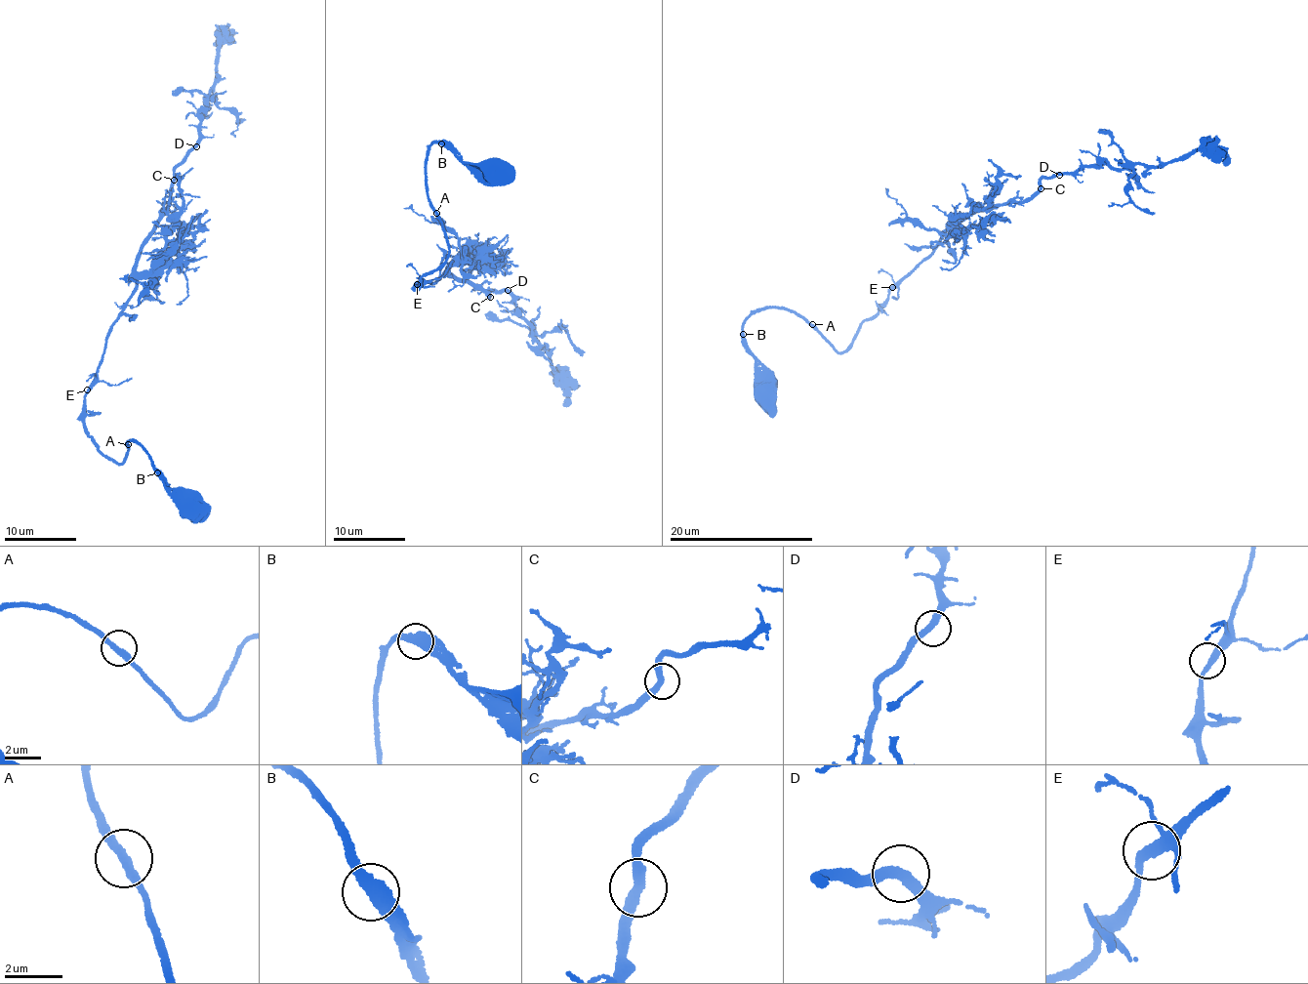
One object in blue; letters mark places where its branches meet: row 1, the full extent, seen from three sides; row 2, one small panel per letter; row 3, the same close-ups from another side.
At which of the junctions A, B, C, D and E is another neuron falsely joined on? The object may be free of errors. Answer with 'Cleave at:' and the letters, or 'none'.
Cleave at: none

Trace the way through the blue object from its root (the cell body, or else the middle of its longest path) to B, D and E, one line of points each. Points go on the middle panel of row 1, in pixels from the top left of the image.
B: (440, 279), (415, 286), (419, 290), (421, 276), (438, 267), (448, 252), (425, 174), (428, 146), (441, 143)
D: (440, 279), (438, 276), (447, 266), (446, 273), (490, 296), (486, 290), (508, 290)
E: (440, 279), (434, 284), (417, 284)

